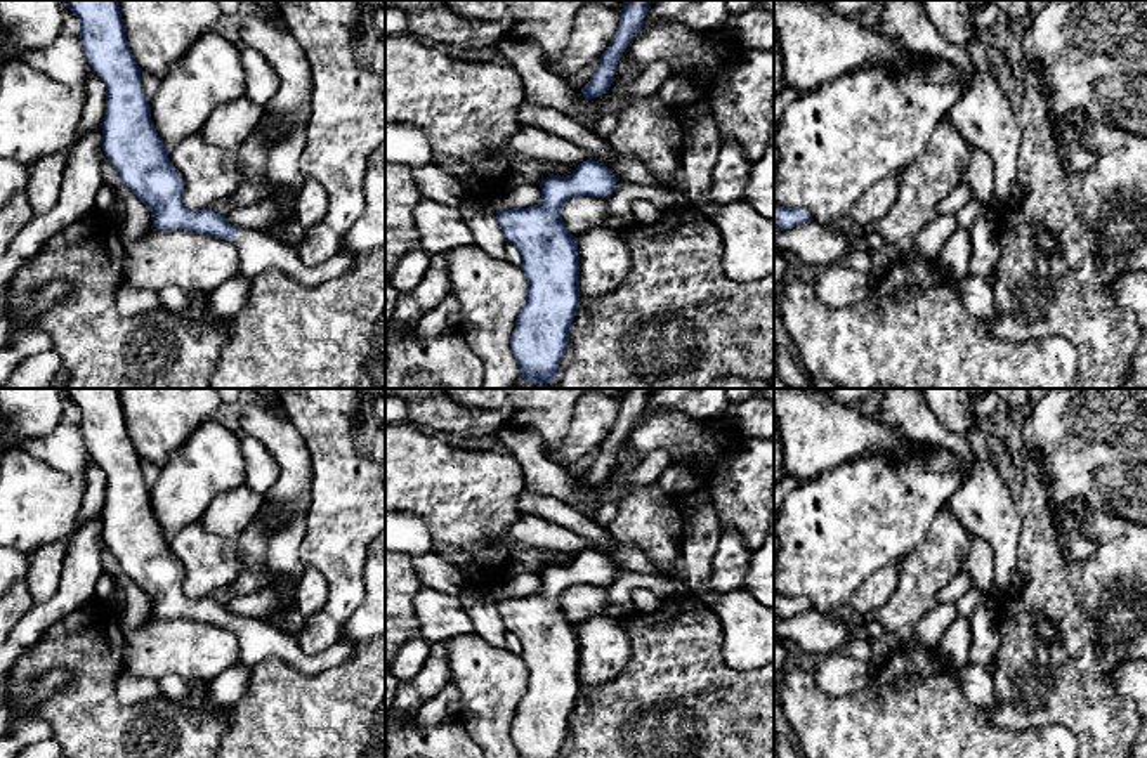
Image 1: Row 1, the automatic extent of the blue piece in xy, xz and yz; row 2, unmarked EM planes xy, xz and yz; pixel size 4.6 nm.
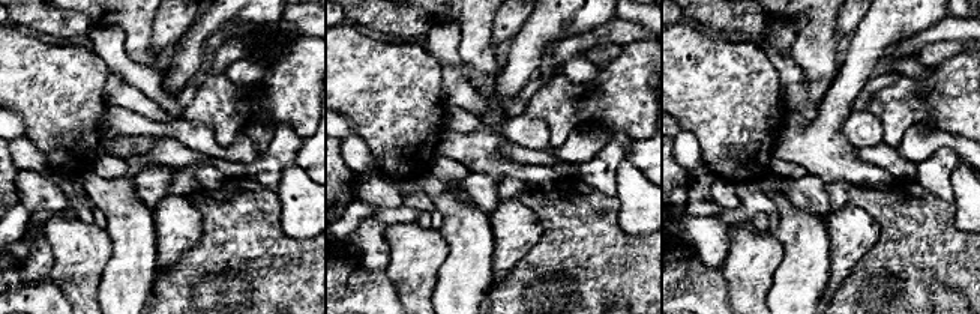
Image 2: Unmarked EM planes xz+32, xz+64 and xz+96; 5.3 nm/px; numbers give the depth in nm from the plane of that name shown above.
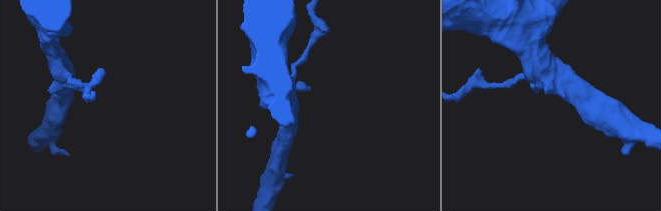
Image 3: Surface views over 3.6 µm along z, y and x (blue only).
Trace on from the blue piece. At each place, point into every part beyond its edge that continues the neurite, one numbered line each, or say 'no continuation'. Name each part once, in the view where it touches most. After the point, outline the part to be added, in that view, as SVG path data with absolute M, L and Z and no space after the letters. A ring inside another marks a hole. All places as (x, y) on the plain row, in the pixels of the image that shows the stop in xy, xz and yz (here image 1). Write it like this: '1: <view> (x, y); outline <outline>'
1: xy (257, 639); outline M238 616L233 628L239 642L239 664L253 668L267 657L278 657L307 675L331 670L349 659L357 642L338 638L318 654L305 654L298 640L264 619Z

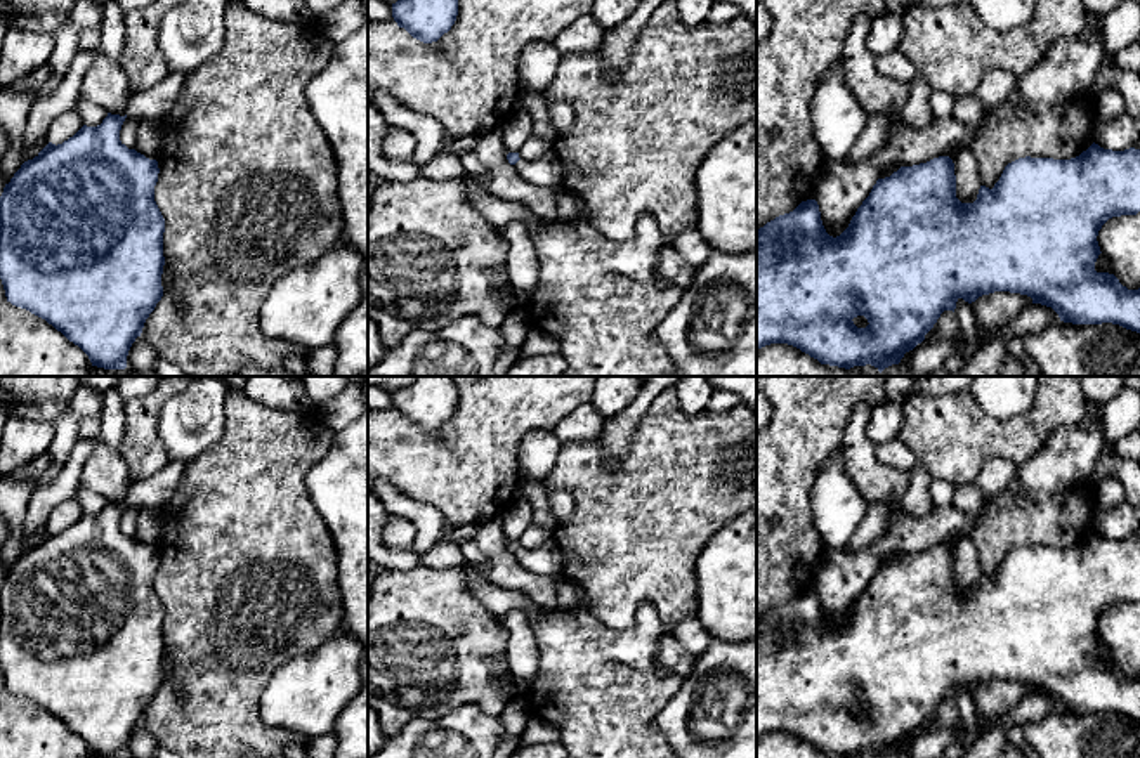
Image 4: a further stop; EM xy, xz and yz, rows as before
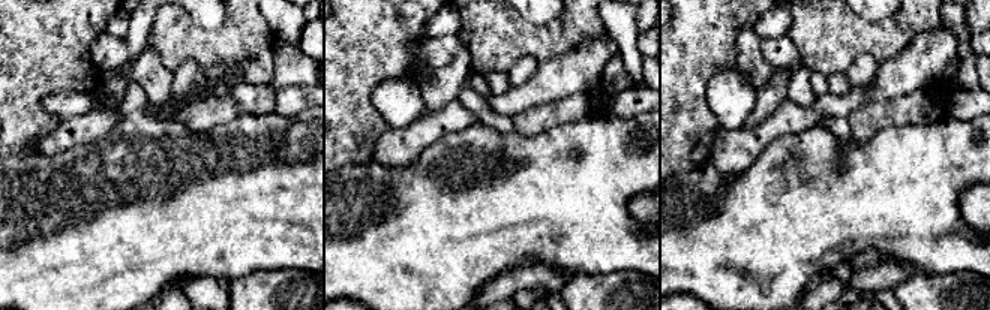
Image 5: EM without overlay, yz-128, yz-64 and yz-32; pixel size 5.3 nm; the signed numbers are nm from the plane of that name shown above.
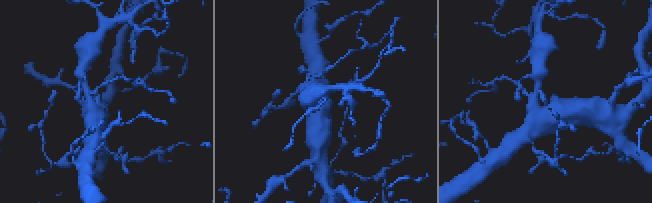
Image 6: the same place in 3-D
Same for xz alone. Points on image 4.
1: xz (547, 559); outline M552 539L540 550L526 550L521 546L514 555L529 571L541 571L560 578L564 562Z

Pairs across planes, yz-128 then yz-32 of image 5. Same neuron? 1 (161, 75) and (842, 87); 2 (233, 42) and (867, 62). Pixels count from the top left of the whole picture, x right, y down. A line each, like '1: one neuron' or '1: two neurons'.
1: one neuron
2: two neurons

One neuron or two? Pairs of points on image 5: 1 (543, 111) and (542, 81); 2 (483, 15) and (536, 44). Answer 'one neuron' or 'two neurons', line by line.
1: two neurons
2: one neuron

